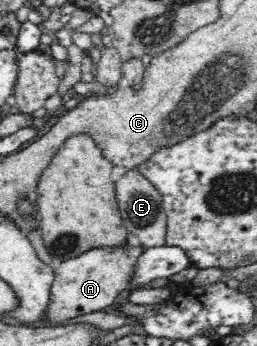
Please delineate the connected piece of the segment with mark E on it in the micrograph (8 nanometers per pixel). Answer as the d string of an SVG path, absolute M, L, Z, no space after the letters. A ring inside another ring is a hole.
M137 169L128 170L115 182L115 194L122 225L126 231L138 237L146 248L165 244L167 219L162 209L161 193Z

